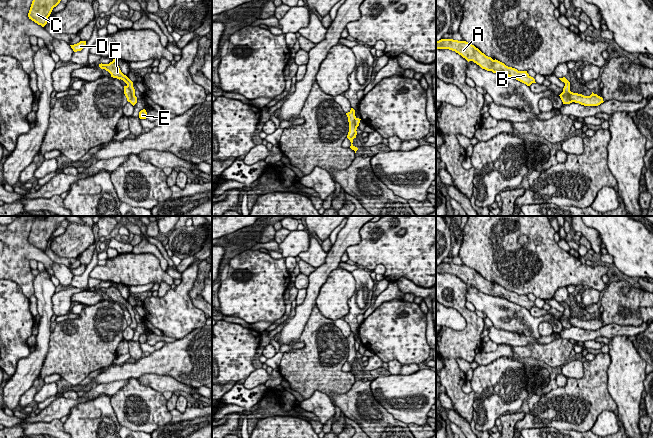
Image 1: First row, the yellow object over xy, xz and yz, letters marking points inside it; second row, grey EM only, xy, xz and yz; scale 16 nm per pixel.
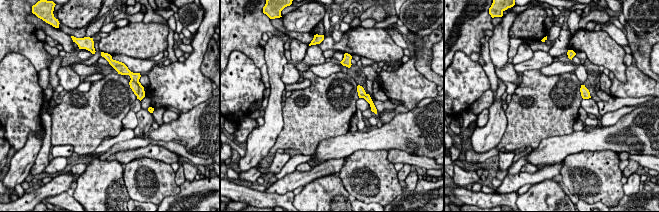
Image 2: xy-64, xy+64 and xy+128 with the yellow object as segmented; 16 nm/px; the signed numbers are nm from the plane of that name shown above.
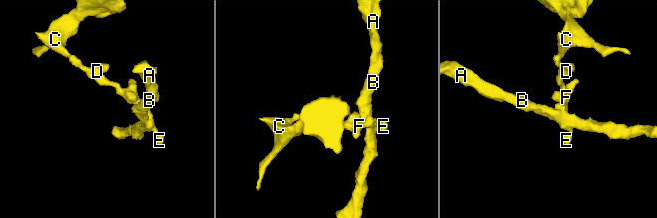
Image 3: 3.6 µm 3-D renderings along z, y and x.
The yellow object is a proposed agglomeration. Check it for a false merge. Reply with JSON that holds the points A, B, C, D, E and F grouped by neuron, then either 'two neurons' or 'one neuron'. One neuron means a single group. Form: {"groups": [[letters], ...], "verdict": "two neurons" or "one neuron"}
{"groups": [["A", "B"], ["C", "D", "E", "F"]], "verdict": "two neurons"}

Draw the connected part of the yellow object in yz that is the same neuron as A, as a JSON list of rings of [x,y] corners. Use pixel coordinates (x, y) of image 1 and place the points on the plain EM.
[[[441,263],[436,265],[436,273],[449,273],[455,275],[468,286],[473,285],[479,289],[482,293],[492,295],[493,297],[500,297],[507,299],[513,303],[516,303],[527,310],[532,307],[536,307],[535,303],[531,301],[527,295],[518,295],[515,292],[508,291],[504,287],[493,284],[491,281],[486,280],[474,269],[469,268],[466,265],[458,265],[453,263]]]

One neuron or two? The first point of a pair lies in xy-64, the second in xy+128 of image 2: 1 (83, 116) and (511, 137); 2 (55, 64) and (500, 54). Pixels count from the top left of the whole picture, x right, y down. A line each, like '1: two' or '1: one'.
1: one
2: one

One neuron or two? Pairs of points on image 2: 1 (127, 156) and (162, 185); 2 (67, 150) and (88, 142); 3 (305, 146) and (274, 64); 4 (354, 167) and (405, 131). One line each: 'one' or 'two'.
1: two
2: two
3: two
4: two

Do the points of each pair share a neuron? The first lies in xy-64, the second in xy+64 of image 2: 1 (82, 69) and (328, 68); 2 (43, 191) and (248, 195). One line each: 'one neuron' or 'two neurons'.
1: one neuron
2: two neurons

